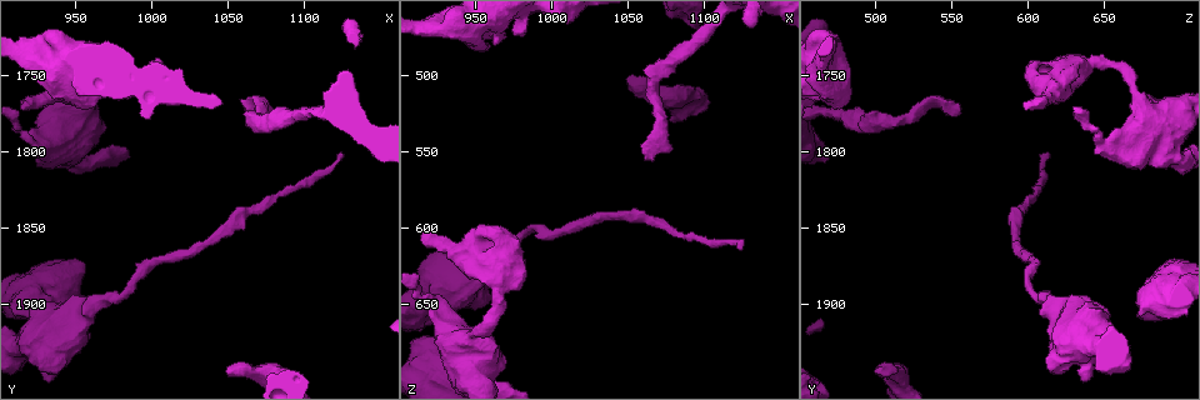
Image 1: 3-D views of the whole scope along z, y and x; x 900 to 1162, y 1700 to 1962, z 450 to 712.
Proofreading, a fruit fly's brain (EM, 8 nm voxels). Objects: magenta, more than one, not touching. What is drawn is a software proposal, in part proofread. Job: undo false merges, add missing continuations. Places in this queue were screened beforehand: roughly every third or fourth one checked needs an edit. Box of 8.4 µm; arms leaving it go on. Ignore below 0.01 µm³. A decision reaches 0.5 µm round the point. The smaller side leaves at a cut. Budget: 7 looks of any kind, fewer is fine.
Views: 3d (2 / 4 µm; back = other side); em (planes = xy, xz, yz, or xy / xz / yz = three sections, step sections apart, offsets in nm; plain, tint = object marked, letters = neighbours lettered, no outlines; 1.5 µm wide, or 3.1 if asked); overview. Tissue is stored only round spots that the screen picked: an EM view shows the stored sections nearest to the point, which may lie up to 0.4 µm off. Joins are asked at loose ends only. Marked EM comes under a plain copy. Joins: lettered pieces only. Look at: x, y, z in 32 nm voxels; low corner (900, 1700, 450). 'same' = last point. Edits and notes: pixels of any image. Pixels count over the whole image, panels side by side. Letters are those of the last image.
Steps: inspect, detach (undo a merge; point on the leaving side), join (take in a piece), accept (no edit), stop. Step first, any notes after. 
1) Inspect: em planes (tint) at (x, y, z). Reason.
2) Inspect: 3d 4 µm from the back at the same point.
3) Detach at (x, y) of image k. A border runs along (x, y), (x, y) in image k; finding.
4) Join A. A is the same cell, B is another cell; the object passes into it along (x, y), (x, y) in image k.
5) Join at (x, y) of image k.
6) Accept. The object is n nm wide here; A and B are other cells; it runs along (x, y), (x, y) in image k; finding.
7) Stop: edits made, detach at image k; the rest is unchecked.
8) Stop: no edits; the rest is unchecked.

Inspect: em planes (letters) at (1124, 1802, 614). Thin end.

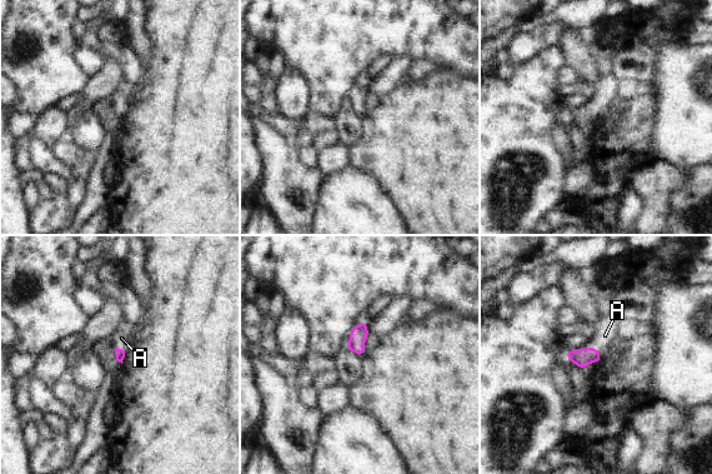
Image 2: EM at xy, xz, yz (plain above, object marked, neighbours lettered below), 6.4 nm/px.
Join A. A is the same cell; the object passes into it along (120, 354), (120, 349), (121, 338) in image 2; it goes on there.

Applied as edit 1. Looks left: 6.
Inspect: overview. Redraw.

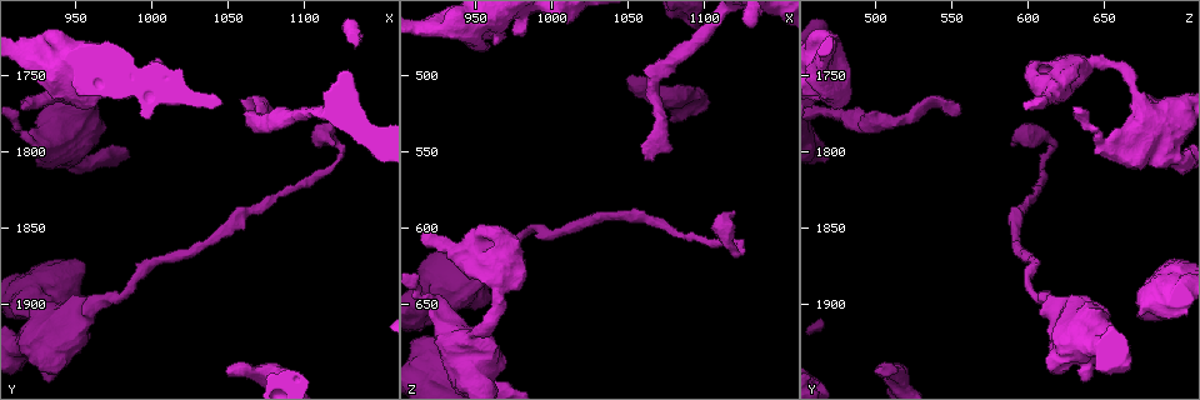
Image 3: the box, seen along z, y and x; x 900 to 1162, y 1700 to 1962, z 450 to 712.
Inspect: 3d 4 µm from the back at (962, 1742, 642). Sudden change in width.

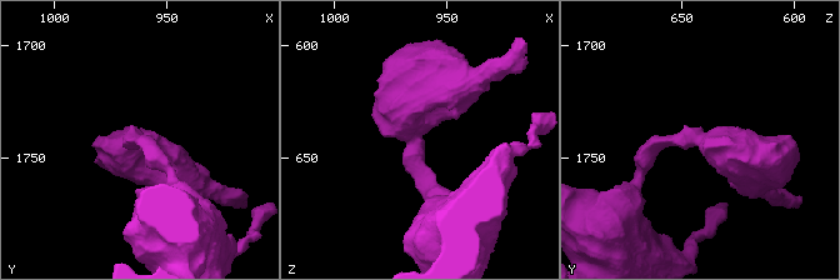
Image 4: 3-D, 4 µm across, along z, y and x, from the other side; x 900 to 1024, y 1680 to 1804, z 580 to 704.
Inspect: em planes (tint) at (965, 1740, 642). The arms are 220, 500 nm wide.

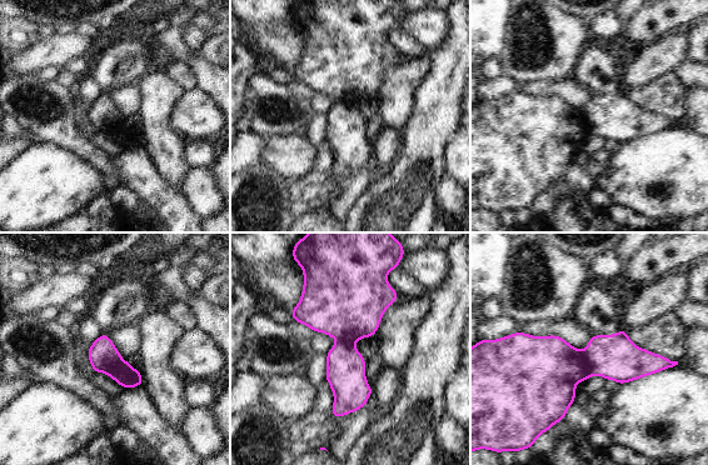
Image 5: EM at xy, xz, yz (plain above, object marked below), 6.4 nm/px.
Inspect: em planes (letters) at the same point. See the neighbours.

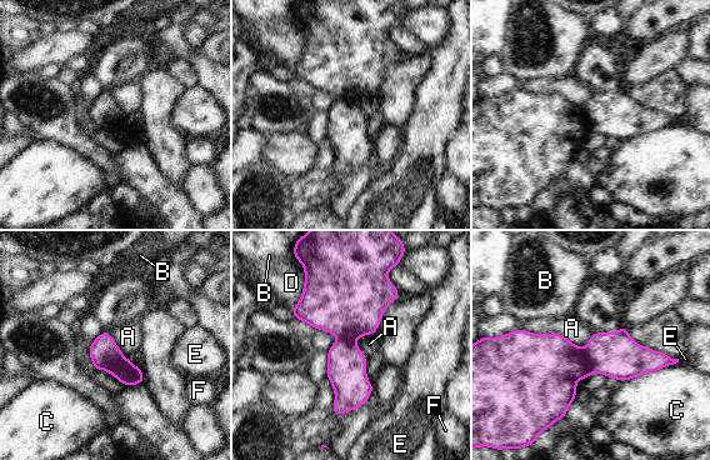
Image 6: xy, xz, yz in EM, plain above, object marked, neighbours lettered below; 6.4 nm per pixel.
Detach at (550, 364) of image 6. The longest contact is with A, 480 nm; A, B, C, D, E and F are other cells; a border runs along (583, 350), (594, 371) in image 6; a second cell is stuck on.

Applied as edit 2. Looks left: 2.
Stop: edits made, join at image 2, detach at image 6; the rest is unchecked.

